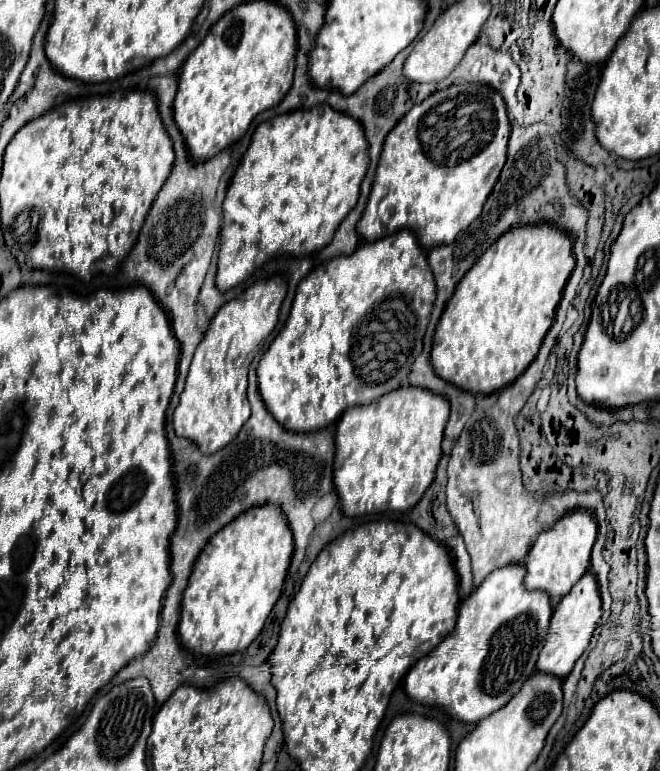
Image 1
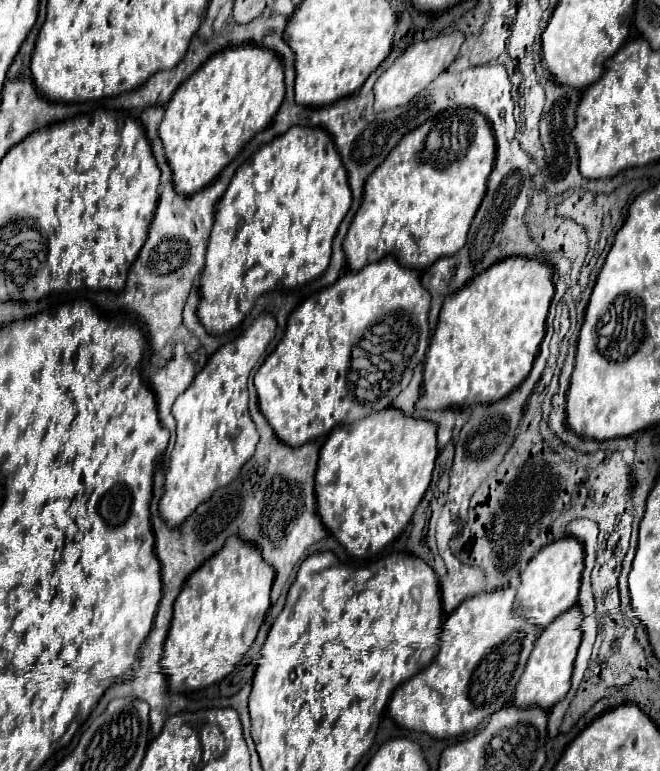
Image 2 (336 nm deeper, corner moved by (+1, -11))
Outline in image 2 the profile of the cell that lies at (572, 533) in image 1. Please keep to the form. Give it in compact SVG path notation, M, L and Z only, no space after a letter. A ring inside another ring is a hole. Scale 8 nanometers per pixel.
M566 536L544 546L522 570L520 576L522 584L516 596L516 612L526 620L532 620L532 624L536 624L538 628L546 628L556 616L560 616L562 612L566 612L576 604L582 572L584 572L584 548L576 538Z

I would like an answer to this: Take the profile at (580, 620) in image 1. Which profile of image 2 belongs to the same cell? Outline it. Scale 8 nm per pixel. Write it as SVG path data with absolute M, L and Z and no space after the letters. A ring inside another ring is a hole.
M578 606L570 608L568 612L560 614L536 640L536 648L532 650L532 656L528 658L524 676L520 678L520 684L516 686L514 692L514 704L516 706L526 706L526 704L538 704L544 710L550 710L556 702L560 702L570 688L570 676L576 660L578 646L582 642L582 632L580 632L580 622L582 622L582 610Z

